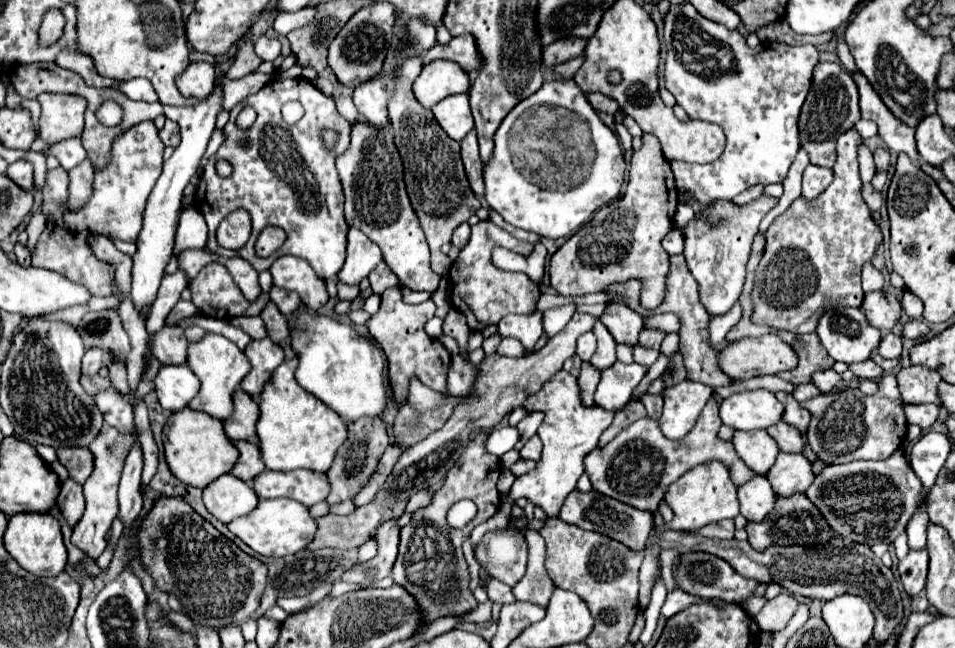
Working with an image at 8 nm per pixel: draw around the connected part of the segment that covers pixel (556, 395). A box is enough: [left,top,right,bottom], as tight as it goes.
[470,370,614,552]

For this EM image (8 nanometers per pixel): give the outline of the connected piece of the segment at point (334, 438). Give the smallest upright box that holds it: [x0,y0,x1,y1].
[258,358,348,472]

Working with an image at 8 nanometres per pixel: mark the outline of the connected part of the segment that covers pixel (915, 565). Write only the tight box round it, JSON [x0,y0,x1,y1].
[898,548,928,596]

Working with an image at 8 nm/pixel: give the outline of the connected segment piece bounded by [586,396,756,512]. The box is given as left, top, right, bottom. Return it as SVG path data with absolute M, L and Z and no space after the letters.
M714 396L706 402L706 408L700 412L700 416L696 420L696 426L682 440L666 438L662 434L662 430L658 428L658 422L654 422L650 418L636 420L634 424L624 428L612 442L608 442L602 448L594 448L586 456L586 474L590 476L592 488L596 492L602 492L632 508L646 510L646 512L654 512L658 508L668 486L676 478L680 478L686 470L690 470L692 466L710 462L714 458L722 460L730 468L730 476L732 476L734 484L742 486L748 480L752 480L756 476L756 472L752 472L740 460L732 442L724 442L718 438L720 426L722 426L722 420L718 416L718 402Z

